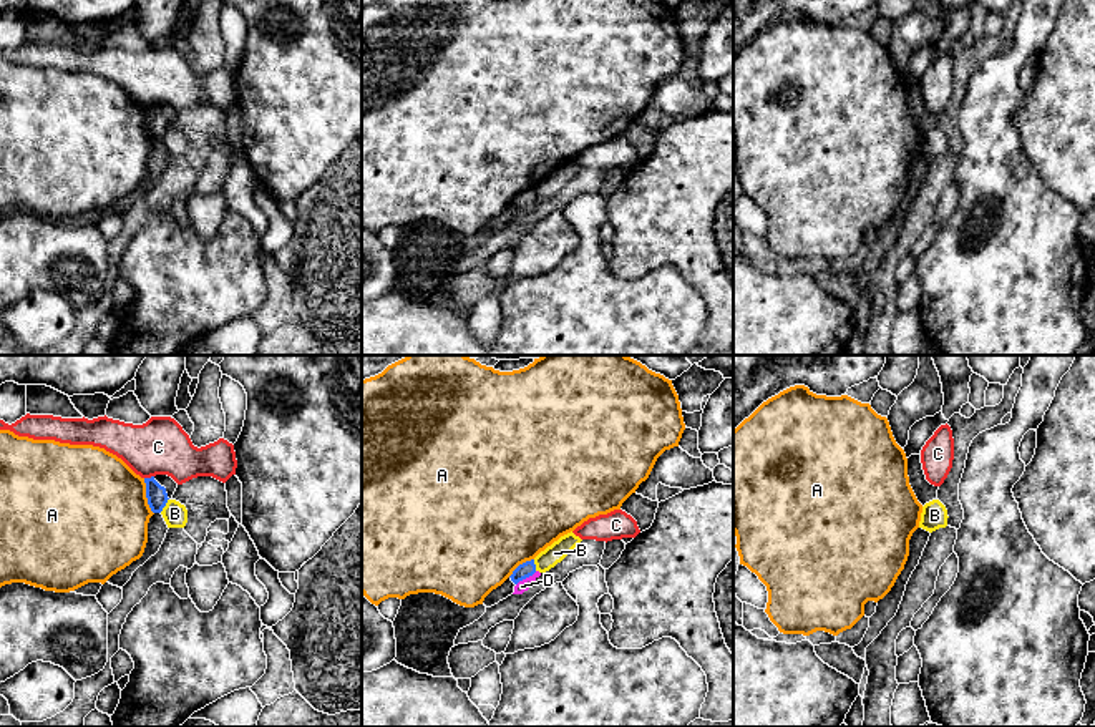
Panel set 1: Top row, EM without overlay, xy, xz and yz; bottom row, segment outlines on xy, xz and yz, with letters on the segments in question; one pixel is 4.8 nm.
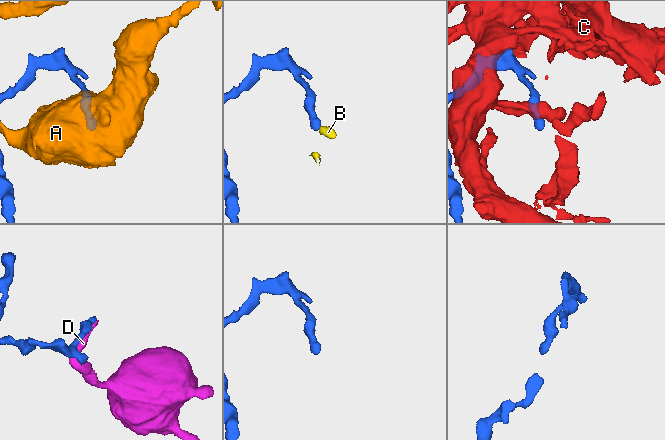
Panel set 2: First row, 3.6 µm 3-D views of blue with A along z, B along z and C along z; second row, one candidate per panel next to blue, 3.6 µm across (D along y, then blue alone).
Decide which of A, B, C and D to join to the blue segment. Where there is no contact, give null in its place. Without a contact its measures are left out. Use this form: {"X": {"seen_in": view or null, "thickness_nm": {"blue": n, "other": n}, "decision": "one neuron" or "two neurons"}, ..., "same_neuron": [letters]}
{"A": {"seen_in": "xy", "thickness_nm": {"blue": 100, "other": 500}, "decision": "two neurons"}, "B": {"seen_in": "xy", "thickness_nm": {"blue": 100, "other": 120}, "decision": "two neurons"}, "C": {"seen_in": "xy", "thickness_nm": {"blue": 100, "other": 280}, "decision": "two neurons"}, "D": {"seen_in": "xz", "thickness_nm": {"blue": 70, "other": 60}, "decision": "two neurons"}, "same_neuron": []}

